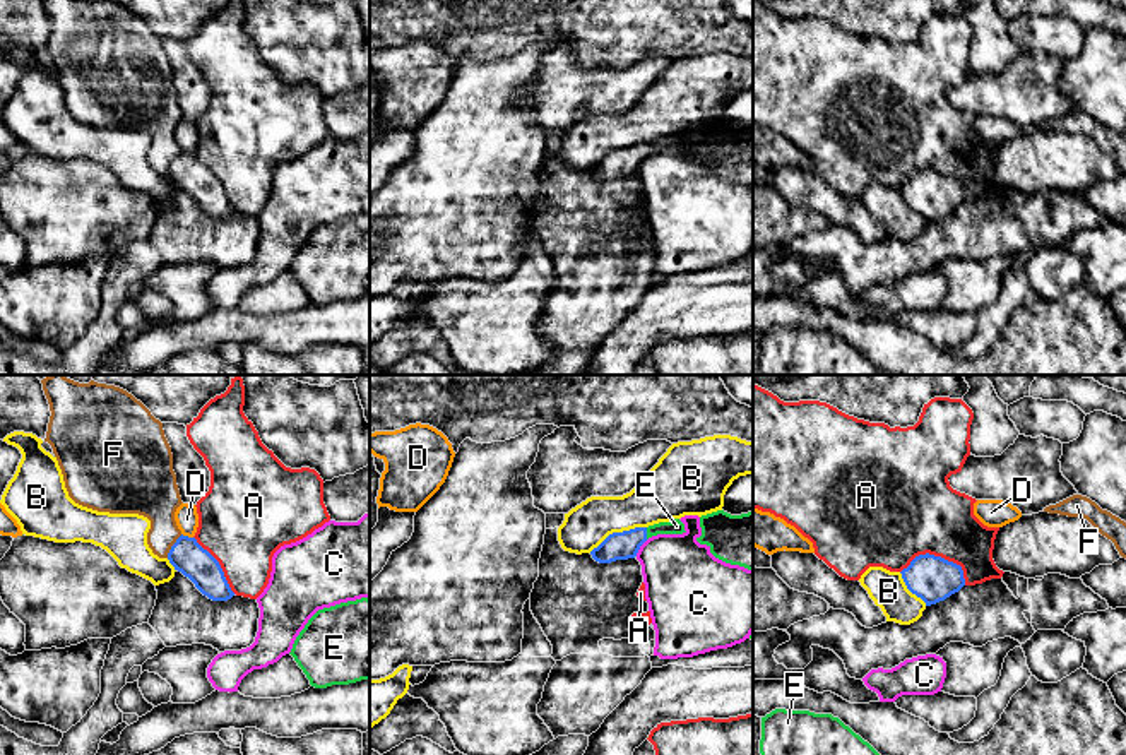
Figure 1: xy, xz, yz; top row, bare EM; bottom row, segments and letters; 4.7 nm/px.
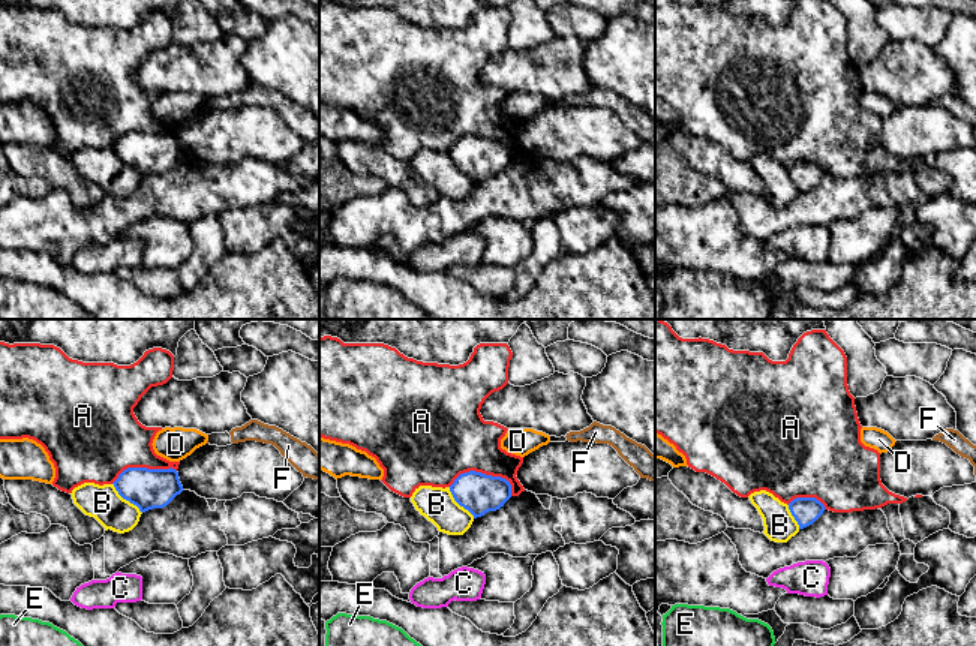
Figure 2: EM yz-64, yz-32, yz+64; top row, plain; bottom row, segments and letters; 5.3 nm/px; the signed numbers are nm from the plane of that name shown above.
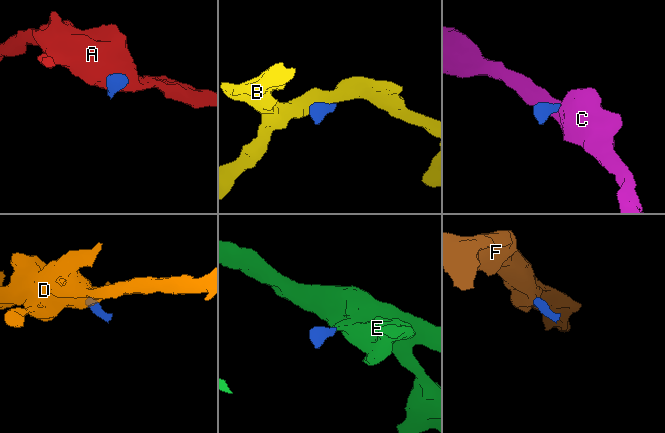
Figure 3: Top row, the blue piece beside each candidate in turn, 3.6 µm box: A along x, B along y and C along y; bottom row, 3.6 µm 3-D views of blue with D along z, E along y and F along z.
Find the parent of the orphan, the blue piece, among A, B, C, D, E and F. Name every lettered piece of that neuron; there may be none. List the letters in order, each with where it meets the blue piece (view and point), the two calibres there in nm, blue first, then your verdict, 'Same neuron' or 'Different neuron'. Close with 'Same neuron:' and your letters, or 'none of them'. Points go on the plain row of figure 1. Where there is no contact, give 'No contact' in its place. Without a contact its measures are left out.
A: Touches blue at yz (940, 173). Thickness 220 nm (blue) against 420 nm. Different neuron
B: Touches blue at xz (616, 149). Thickness 130 nm (blue) against 220 nm. Different neuron
C: Touches blue at xz (639, 165). Thickness 130 nm (blue) against 360 nm. Different neuron
D: Touches blue at xy (187, 153). Thickness 160 nm (blue) against 110 nm. Different neuron
E: Touches blue at xz (645, 149). Thickness 130 nm (blue) against 70 nm. Same neuron
F: Touches blue at xy (171, 163). Thickness 160 nm (blue) against 220 nm. Different neuron
Same neuron: E

